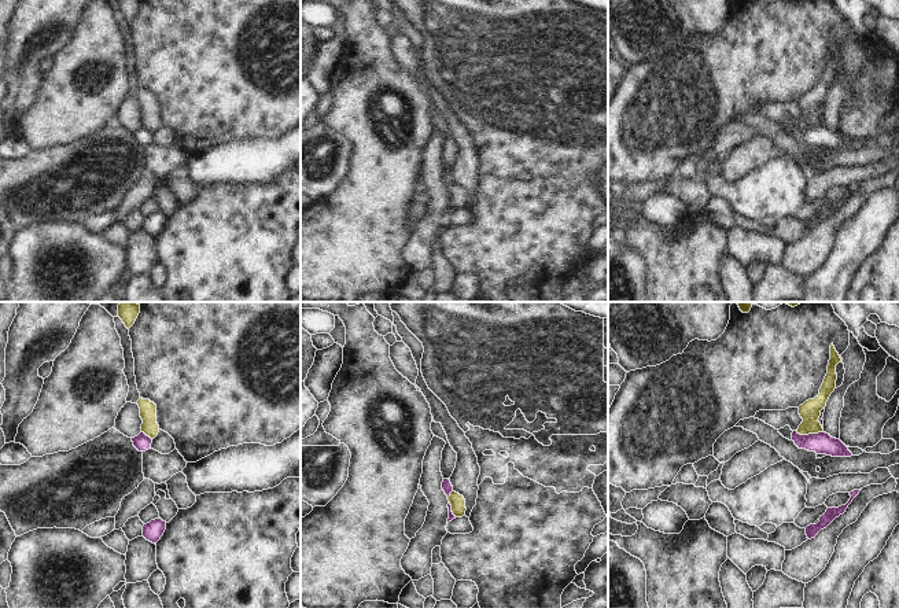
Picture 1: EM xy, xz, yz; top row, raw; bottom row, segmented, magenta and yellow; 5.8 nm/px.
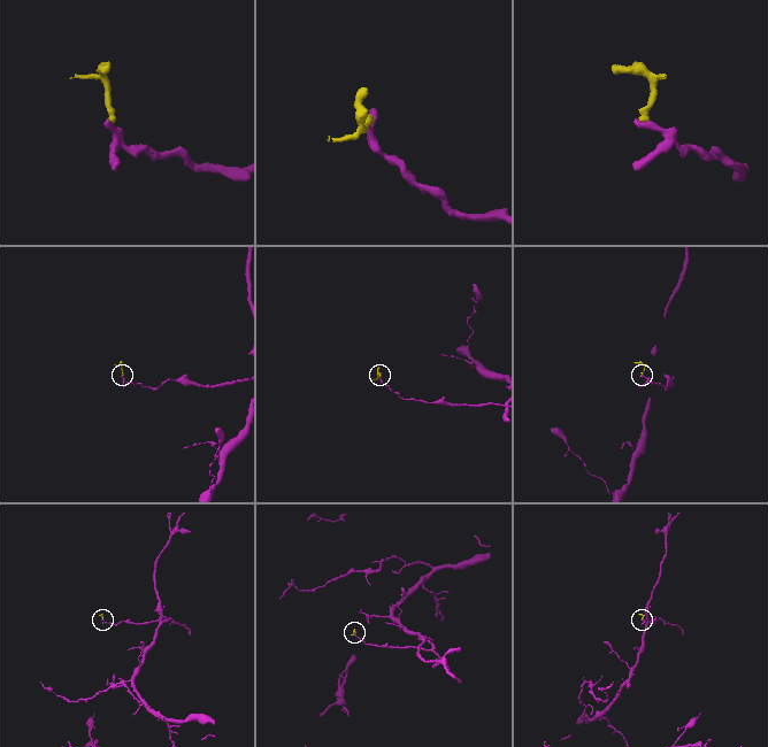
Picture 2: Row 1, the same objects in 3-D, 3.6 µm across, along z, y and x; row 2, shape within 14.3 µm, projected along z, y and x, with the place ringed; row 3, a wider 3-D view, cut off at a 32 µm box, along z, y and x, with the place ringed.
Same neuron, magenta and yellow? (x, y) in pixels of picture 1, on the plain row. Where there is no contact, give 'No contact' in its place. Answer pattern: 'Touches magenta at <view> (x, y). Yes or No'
Touches magenta at yz (809, 126). No

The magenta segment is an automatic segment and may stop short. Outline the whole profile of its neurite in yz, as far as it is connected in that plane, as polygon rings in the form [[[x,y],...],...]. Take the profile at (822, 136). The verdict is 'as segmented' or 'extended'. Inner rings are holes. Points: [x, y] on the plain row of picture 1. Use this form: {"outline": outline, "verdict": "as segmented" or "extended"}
{"outline": [[[797,124],[792,125],[792,133],[799,141],[815,144],[817,147],[826,147],[832,150],[851,150],[848,140],[826,125],[800,128]]], "verdict": "as segmented"}

